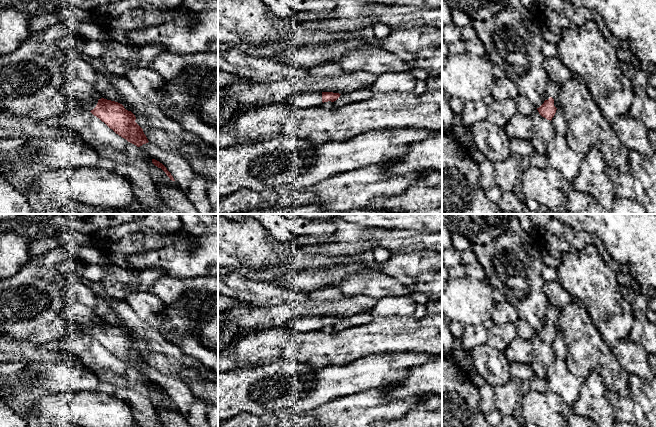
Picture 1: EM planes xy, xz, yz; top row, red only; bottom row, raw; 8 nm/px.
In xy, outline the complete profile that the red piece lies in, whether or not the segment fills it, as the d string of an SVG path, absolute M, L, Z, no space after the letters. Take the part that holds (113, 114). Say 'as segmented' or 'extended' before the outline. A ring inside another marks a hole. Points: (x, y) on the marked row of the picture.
extended; M71 72L64 80L62 93L66 99L79 103L81 110L90 111L128 142L137 147L149 142L143 129L135 122L136 117L131 111L118 102L100 99L92 86L75 72Z

